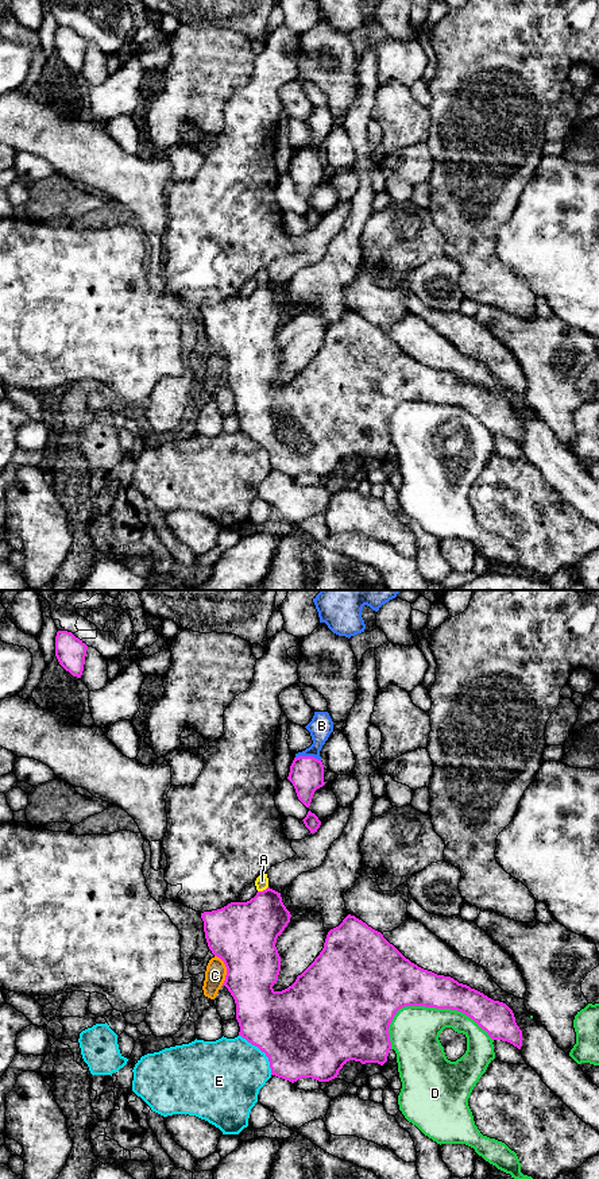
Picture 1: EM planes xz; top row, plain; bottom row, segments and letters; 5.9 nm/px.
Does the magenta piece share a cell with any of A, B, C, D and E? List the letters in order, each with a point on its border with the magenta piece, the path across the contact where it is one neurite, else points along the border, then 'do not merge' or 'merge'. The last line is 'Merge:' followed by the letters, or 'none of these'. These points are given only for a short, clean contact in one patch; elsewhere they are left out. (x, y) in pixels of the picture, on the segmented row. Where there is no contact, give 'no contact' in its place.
A: contact xz (263, 890); do not merge
B: contact xz (308, 756); way xz (306, 773), (308, 756), (317, 744), (321, 725); merge
C: contact xz (227, 970); border xz (215, 955), (225, 967), (223, 985); do not merge
D: contact xz (437, 1008); do not merge
E: contact xz (262, 1051); do not merge
Merge: B

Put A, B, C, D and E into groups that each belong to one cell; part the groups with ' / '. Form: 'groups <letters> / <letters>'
groups A / B / C / D / E

